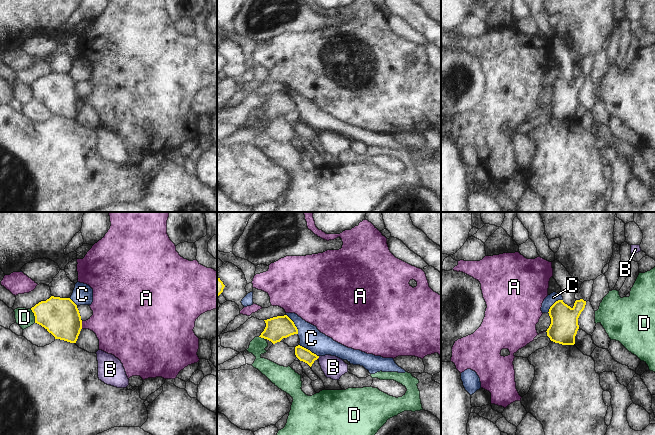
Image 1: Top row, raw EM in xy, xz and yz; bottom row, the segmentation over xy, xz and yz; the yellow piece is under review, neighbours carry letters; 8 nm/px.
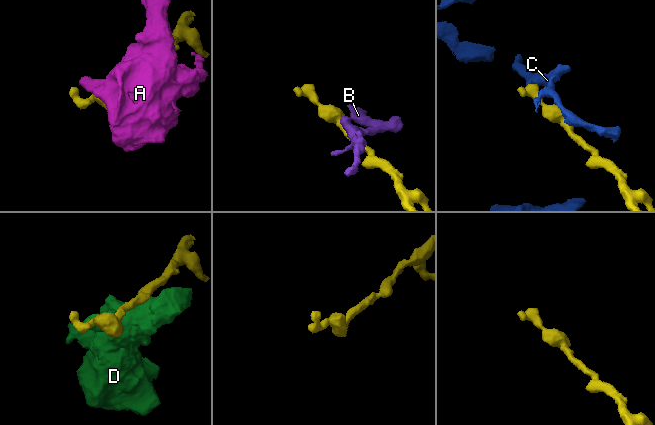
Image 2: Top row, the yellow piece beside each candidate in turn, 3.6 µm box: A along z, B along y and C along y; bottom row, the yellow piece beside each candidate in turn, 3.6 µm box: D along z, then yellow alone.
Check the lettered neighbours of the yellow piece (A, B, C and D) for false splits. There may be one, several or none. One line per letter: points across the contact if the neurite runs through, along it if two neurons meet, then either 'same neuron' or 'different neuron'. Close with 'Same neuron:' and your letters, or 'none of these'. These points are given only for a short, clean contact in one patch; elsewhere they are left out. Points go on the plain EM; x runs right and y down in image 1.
A: border xy (81, 97), (82, 104); different neuron
B: border xz (319, 132), (317, 134); different neuron
C: border xz (299, 120), (318, 132); different neuron
D: border xy (30, 85), (35, 98); different neuron
Same neuron: none of these

